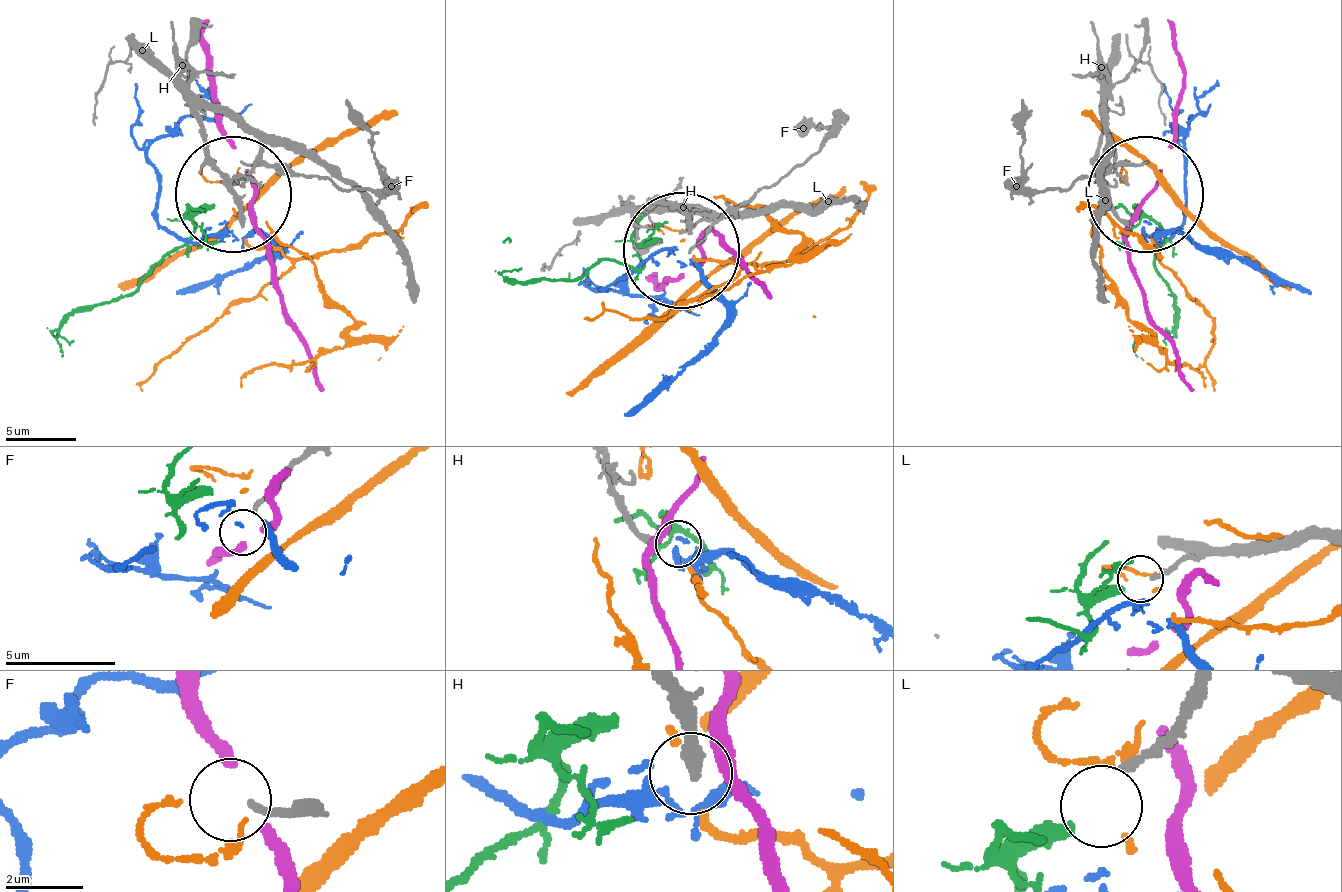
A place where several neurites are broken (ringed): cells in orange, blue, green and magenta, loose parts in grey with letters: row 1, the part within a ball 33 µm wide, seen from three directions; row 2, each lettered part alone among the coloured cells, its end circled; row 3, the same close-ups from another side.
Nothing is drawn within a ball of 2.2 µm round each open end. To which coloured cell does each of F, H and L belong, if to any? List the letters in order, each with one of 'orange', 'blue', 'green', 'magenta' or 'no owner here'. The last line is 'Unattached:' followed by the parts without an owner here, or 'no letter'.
F: no owner here
H: blue
L: green
Unattached: F

